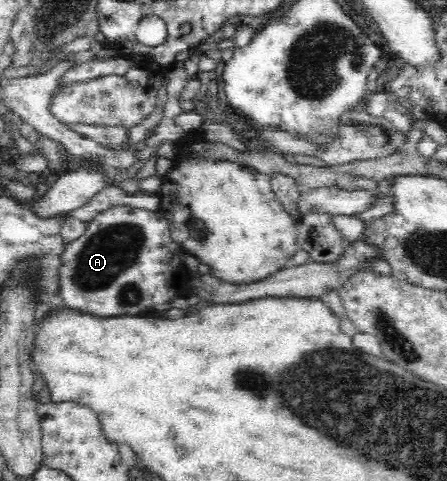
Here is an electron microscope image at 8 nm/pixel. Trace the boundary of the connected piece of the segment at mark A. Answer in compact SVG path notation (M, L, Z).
M114 204L111 207L99 211L98 215L91 217L91 219L85 221L85 231L73 239L73 241L65 242L62 248L62 253L59 257L59 267L57 269L57 292L59 297L62 297L65 306L77 308L81 311L89 311L94 315L101 317L109 316L123 316L123 315L137 315L141 316L151 313L155 317L164 318L167 315L169 309L173 309L173 301L177 297L183 297L193 293L191 287L189 287L188 281L190 280L191 273L188 268L181 263L181 253L184 251L183 247L180 246L173 236L170 234L171 222L164 211L149 211L143 207L135 207L132 204Z

